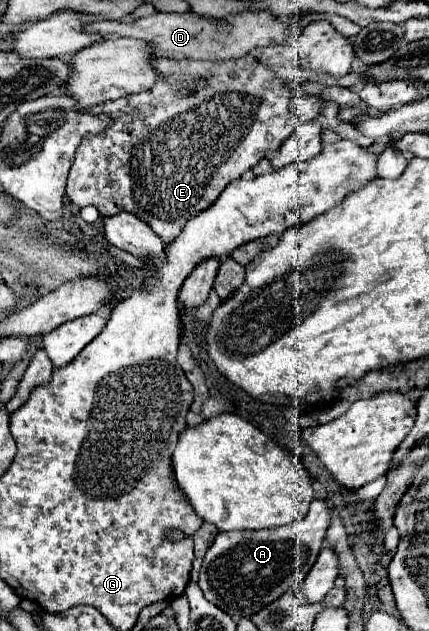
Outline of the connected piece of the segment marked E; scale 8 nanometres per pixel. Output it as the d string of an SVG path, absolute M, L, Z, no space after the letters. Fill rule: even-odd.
M286 44L254 48L248 56L220 62L152 58L152 68L160 74L154 88L84 110L90 114L108 114L112 126L108 126L104 134L84 136L70 168L66 194L78 208L96 206L100 216L112 216L120 210L130 212L170 244L184 224L194 214L212 206L232 180L240 178L270 152L278 150L296 126L320 116L326 102L320 94L306 92L300 86L286 86L290 76L284 64L296 60L296 56L292 46ZM198 80L204 80L204 86L192 92Z

